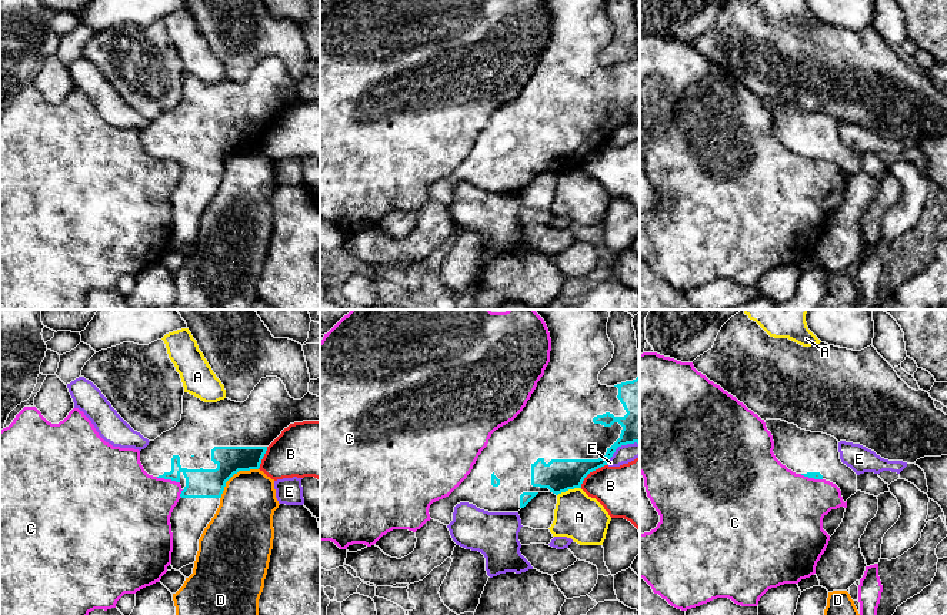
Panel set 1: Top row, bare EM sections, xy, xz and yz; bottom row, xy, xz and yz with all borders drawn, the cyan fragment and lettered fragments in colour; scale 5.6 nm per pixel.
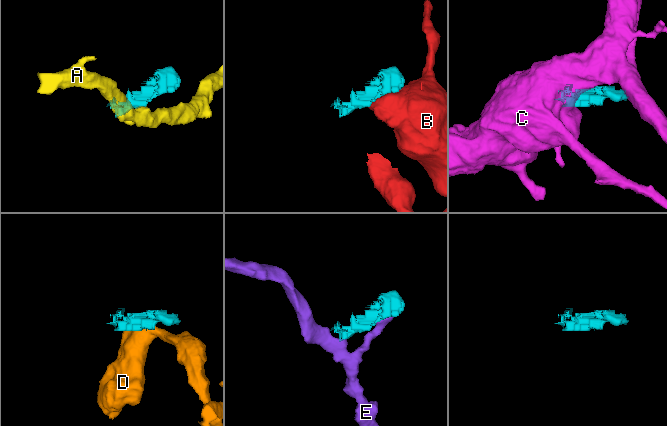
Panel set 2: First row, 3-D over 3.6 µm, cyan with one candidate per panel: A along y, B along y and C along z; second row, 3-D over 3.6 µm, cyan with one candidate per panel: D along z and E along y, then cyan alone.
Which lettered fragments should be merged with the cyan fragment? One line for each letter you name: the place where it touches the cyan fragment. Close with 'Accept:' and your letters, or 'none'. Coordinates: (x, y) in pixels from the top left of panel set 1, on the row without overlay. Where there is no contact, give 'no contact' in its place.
Accept: none

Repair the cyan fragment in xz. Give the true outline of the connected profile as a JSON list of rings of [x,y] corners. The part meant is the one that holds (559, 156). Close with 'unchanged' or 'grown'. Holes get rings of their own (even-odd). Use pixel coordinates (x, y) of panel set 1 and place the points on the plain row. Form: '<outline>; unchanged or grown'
[[[544,0],[550,19],[550,43],[537,63],[523,91],[508,104],[496,110],[487,127],[478,136],[467,158],[446,178],[433,183],[430,198],[449,205],[454,187],[469,183],[488,193],[518,193],[538,173],[556,176],[581,168],[584,158],[607,146],[616,130],[627,124],[640,124],[640,57],[614,67],[601,66],[600,51],[608,46],[614,26],[607,16],[608,0]]]; grown

